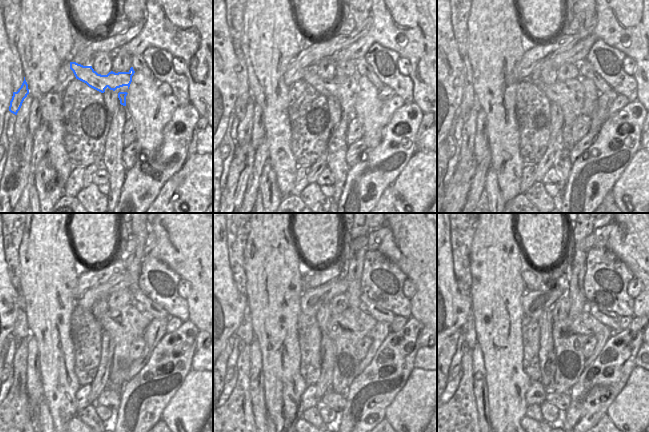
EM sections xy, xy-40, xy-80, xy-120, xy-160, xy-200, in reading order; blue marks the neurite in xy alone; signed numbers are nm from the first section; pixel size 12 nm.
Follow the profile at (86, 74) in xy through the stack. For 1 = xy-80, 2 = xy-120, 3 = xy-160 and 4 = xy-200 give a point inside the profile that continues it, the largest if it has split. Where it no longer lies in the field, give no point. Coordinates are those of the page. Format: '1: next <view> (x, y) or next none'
1: next xy-80 (574, 101)
2: next xy-120 (132, 326)
3: next xy-160 (359, 325)
4: next xy-200 (583, 325)

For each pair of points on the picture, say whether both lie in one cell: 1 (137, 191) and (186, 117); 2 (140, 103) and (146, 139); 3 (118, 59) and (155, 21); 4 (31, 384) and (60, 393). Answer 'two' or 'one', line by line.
1: one
2: one
3: two
4: two

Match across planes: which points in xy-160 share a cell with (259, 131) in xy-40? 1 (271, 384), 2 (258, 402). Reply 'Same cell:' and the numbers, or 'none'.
Same cell: 2

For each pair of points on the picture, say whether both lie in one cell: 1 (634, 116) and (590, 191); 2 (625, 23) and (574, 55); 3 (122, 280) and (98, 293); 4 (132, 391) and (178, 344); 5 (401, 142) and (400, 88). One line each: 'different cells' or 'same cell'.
1: same cell
2: same cell
3: same cell
4: same cell
5: different cells

